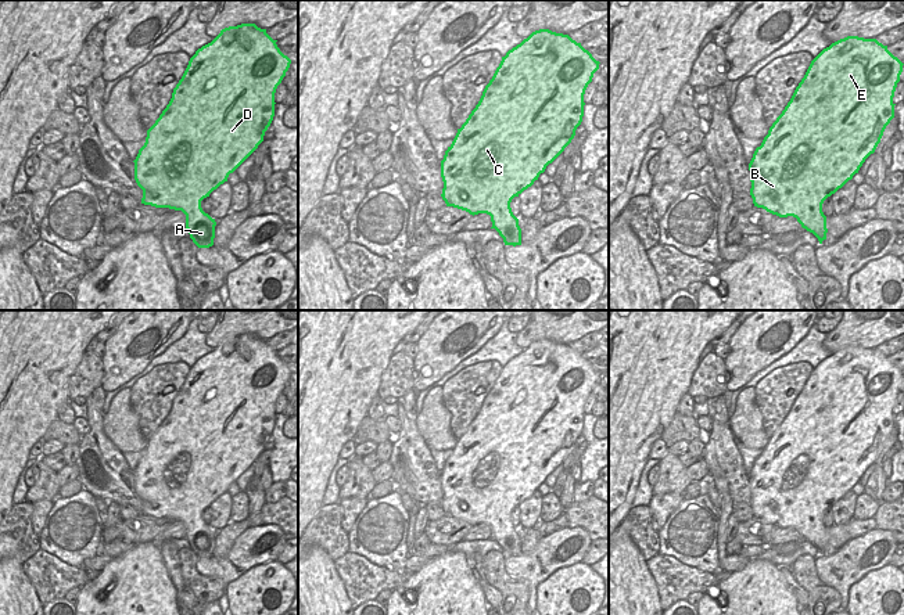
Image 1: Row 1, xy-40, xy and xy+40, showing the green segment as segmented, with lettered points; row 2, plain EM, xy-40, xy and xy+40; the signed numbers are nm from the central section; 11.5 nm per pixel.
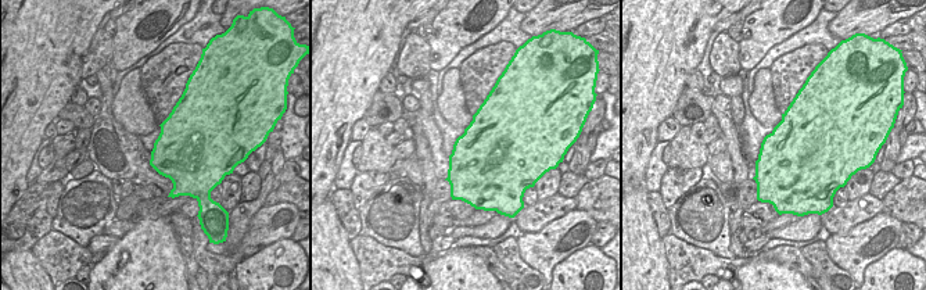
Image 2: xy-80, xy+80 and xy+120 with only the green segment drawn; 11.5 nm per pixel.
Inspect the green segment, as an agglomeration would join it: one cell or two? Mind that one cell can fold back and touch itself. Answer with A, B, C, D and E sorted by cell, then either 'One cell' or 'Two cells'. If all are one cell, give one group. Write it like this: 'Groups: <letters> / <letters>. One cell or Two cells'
Groups: A B C D E. One cell

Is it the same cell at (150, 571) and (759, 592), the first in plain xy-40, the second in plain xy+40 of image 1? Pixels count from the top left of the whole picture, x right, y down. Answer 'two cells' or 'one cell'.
one cell

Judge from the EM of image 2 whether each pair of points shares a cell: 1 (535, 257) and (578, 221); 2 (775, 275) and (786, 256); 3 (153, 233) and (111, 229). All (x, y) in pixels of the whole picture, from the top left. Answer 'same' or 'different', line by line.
1: same
2: different
3: different

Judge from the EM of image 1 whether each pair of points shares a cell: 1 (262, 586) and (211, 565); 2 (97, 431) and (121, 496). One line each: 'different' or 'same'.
1: different
2: same

